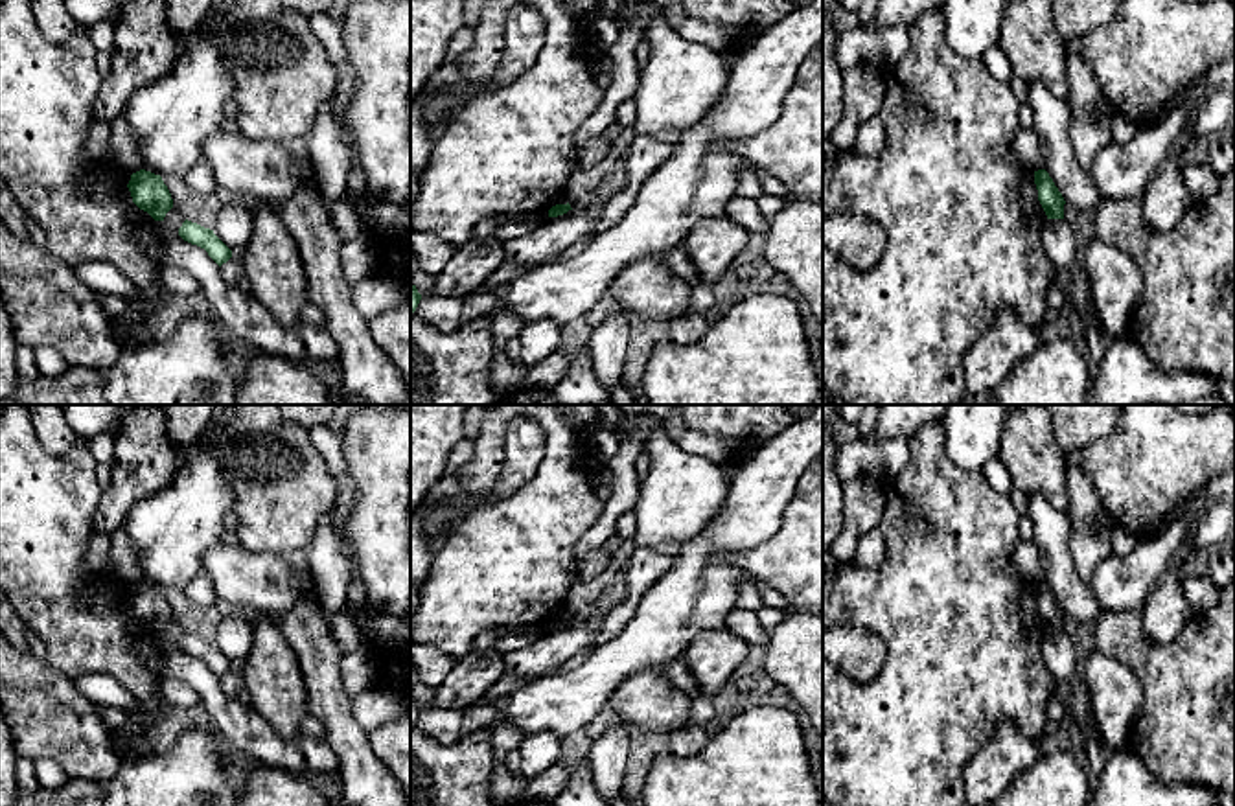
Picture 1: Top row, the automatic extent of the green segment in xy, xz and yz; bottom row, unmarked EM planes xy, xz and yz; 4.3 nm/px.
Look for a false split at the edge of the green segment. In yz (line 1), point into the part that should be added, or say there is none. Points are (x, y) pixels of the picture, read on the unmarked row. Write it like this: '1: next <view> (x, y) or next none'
1: next none

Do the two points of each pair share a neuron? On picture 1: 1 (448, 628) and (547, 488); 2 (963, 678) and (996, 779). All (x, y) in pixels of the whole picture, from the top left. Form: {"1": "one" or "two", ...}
{"1": "one", "2": "two"}

